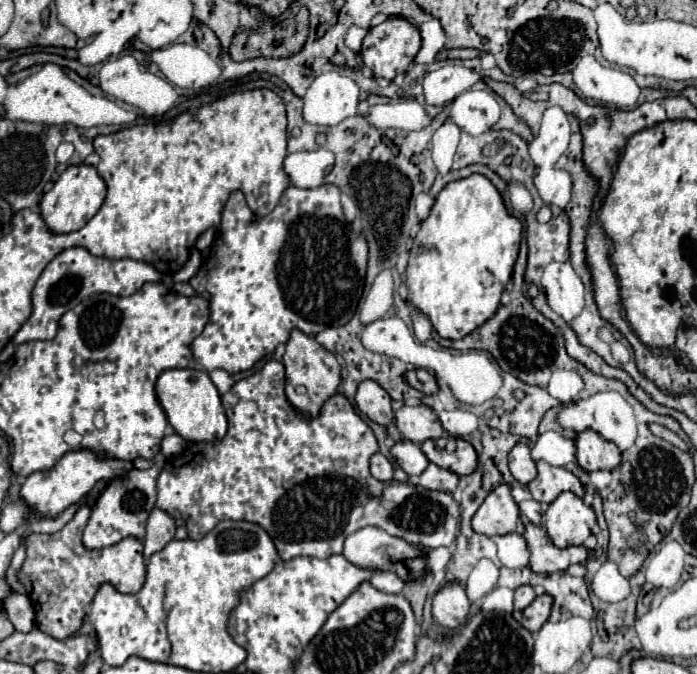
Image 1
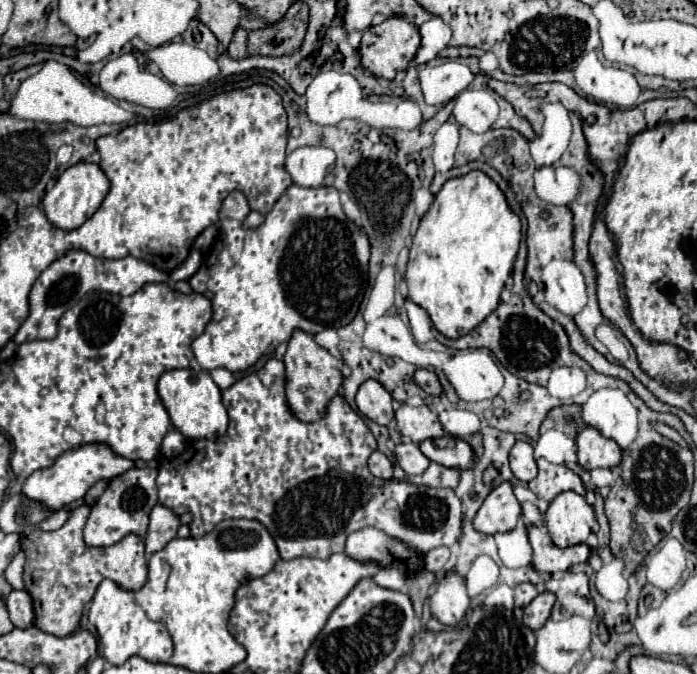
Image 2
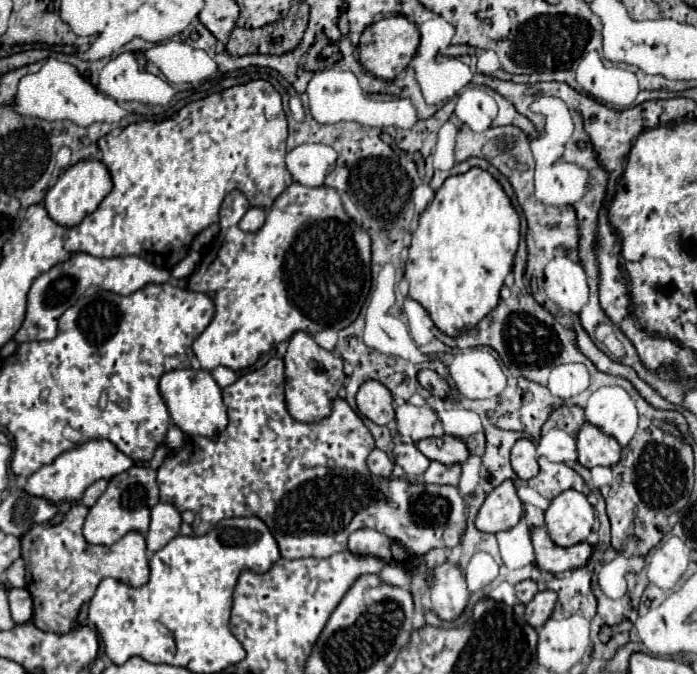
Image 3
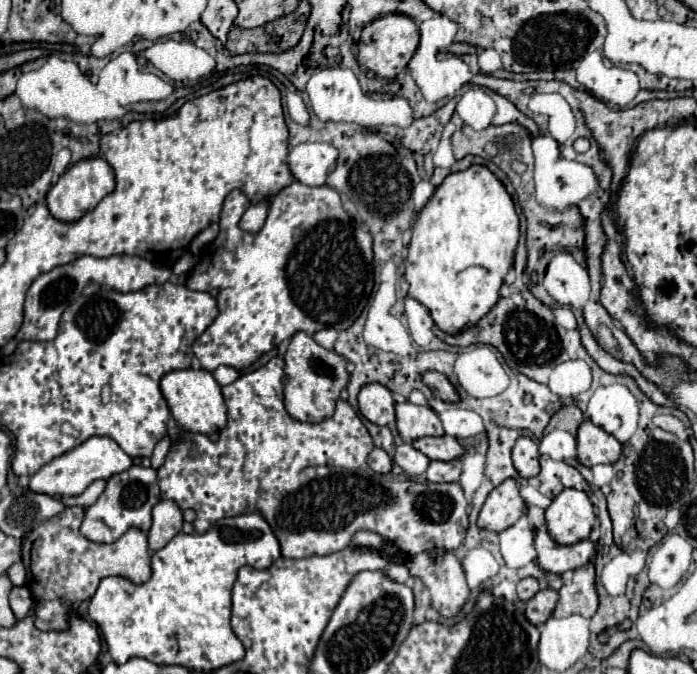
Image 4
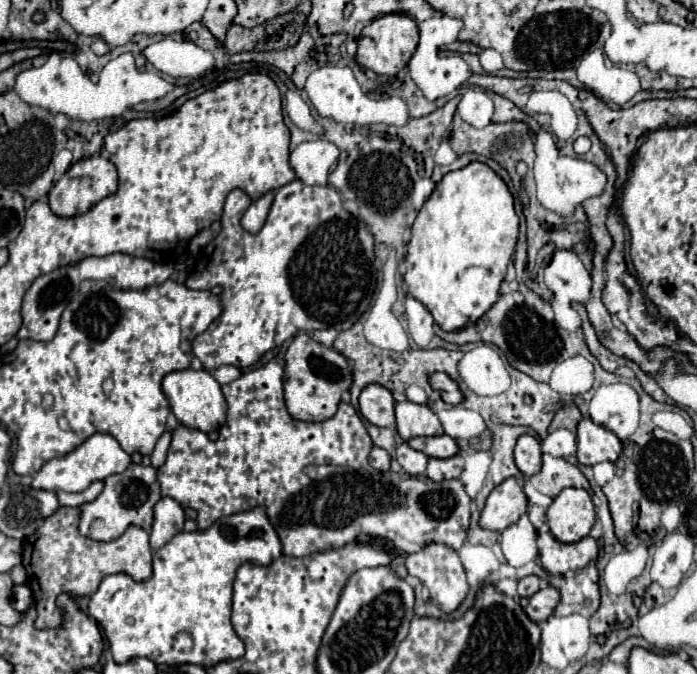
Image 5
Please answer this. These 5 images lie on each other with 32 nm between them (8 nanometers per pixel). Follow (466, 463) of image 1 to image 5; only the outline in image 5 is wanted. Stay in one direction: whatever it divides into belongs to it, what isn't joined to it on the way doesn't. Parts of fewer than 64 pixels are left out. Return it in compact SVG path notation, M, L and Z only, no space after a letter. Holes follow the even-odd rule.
M430 436L430 438L414 438L408 442L414 450L424 452L430 458L452 458L460 452L458 444L450 436Z

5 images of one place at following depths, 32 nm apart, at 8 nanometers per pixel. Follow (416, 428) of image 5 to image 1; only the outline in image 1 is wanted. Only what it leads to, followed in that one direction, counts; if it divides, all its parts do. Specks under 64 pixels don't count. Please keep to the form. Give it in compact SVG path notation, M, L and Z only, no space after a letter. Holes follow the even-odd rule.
M424 404L402 406L396 412L396 426L398 426L402 438L416 442L416 444L422 444L430 438L444 436L444 430L440 426L436 412Z

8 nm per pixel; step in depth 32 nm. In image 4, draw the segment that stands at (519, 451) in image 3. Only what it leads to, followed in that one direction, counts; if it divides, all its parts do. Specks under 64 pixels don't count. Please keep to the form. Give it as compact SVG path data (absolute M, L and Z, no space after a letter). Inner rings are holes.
M522 436L516 440L516 444L512 448L512 464L522 478L528 480L540 472L538 458L540 458L538 444L532 438Z

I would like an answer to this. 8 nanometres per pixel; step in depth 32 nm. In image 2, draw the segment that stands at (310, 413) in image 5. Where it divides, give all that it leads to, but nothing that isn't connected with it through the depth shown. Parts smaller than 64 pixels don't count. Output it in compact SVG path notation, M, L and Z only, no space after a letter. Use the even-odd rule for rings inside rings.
M294 330L288 342L288 350L284 354L284 366L286 366L286 398L296 418L312 422L324 416L328 400L338 394L338 388L342 384L342 362L328 350L318 346L314 342L314 336L302 330Z

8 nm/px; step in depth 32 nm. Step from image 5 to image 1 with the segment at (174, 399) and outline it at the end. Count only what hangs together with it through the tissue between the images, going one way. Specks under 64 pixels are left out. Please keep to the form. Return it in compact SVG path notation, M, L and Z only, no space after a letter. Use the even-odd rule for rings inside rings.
M166 370L156 380L156 398L164 406L166 420L178 436L188 442L212 442L222 440L226 434L226 414L220 404L220 396L208 372L204 370Z

